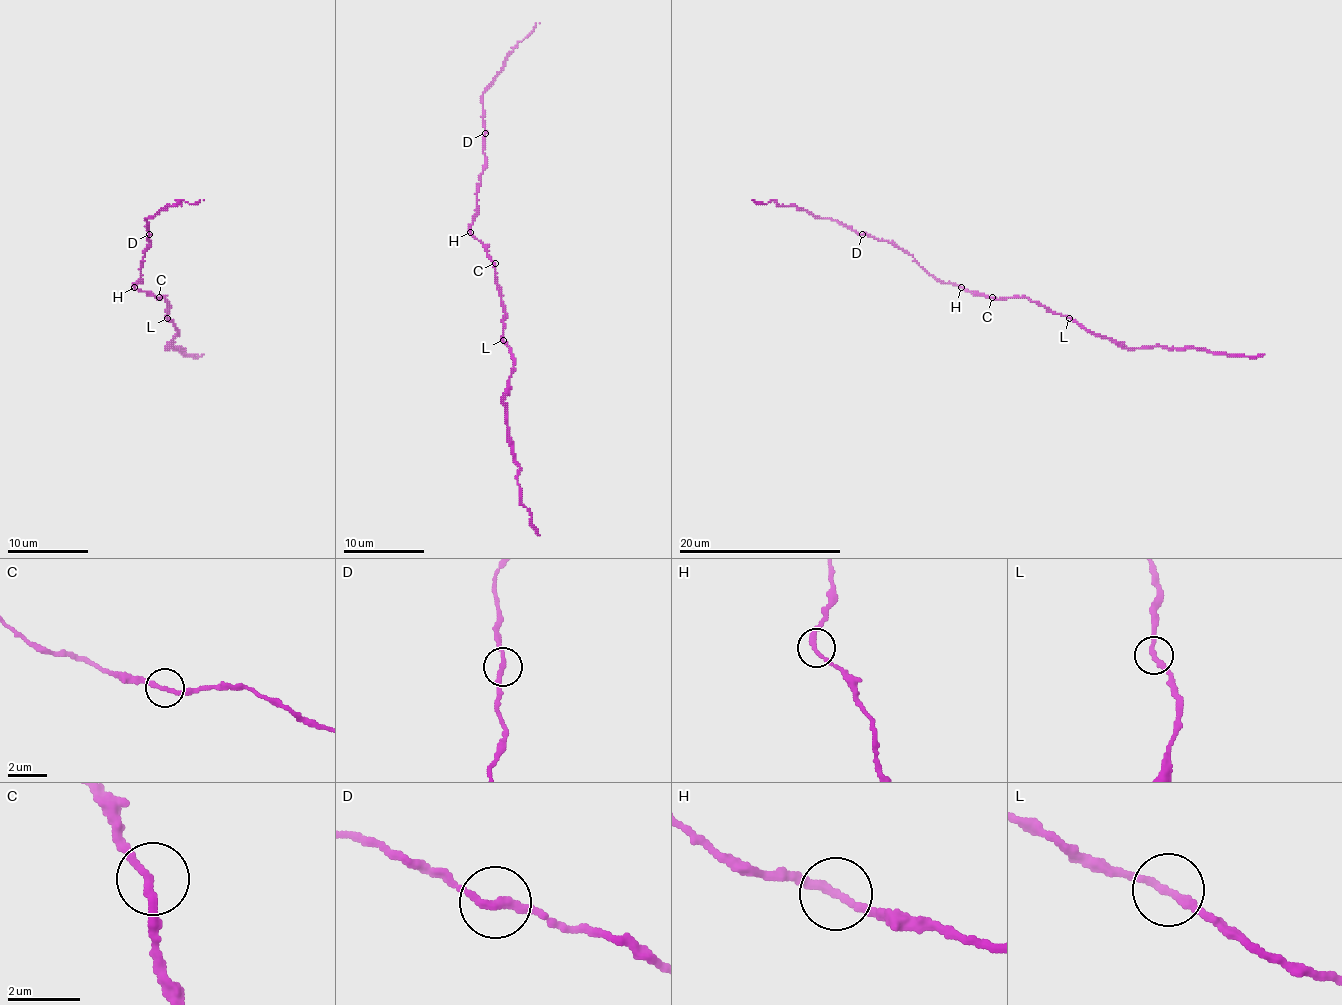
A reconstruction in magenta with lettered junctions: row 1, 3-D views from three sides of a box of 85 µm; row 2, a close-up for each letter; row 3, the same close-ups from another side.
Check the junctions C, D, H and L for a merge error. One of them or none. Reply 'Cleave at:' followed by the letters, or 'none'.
Cleave at: none

